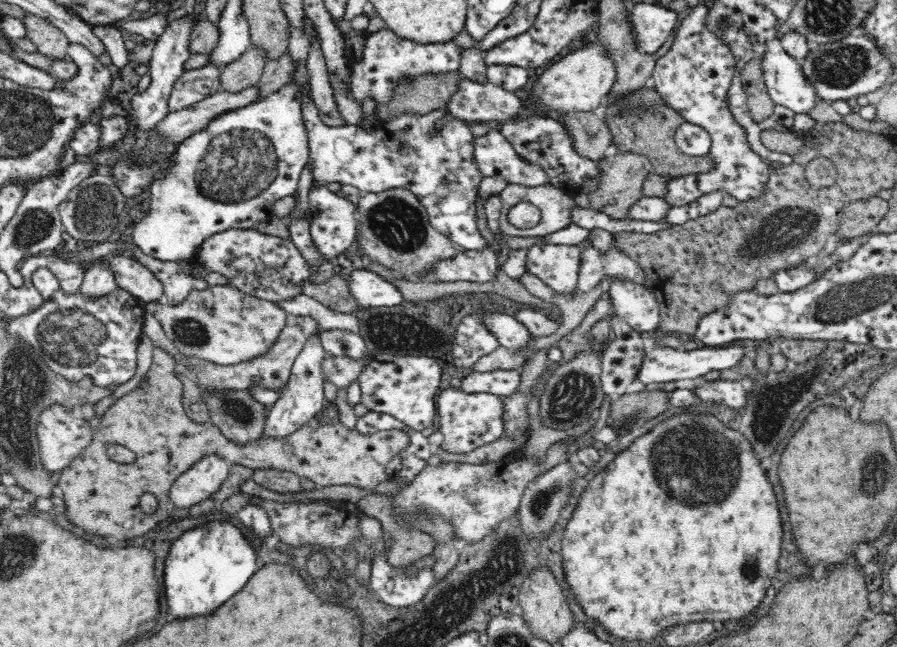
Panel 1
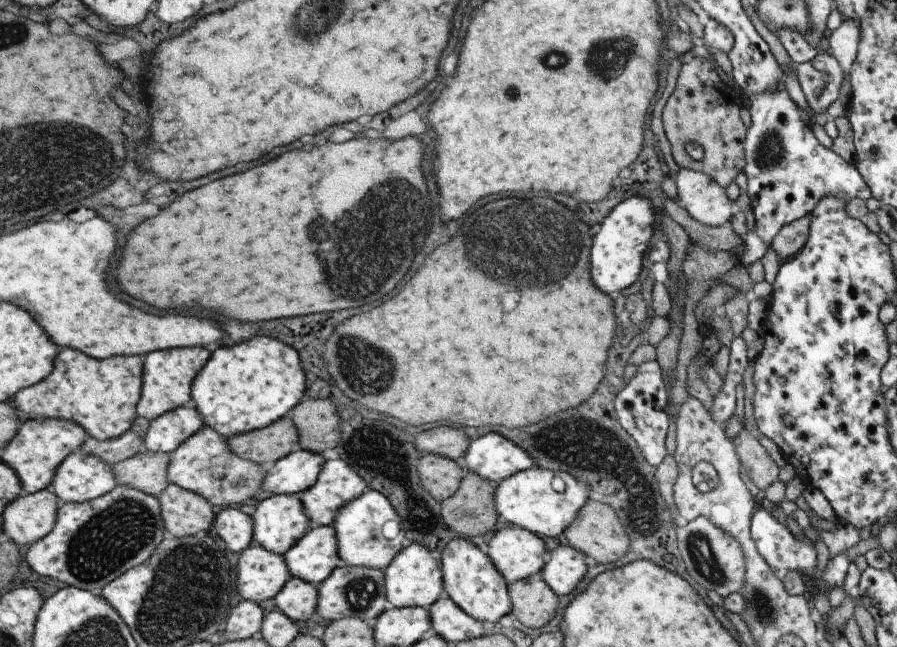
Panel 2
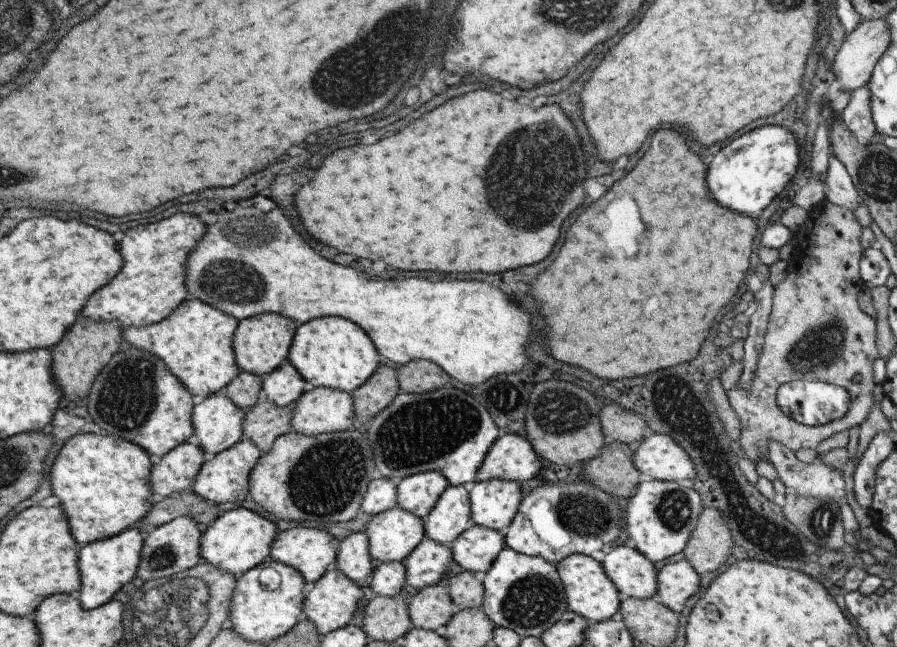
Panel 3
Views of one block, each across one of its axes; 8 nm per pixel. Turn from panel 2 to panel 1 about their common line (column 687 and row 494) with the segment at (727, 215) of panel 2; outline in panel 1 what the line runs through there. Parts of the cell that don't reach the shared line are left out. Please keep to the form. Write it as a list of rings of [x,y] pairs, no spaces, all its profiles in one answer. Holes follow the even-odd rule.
[[[206,456],[188,472],[178,476],[169,492],[169,502],[173,510],[190,510],[220,490],[226,482],[230,465],[219,456]]]

